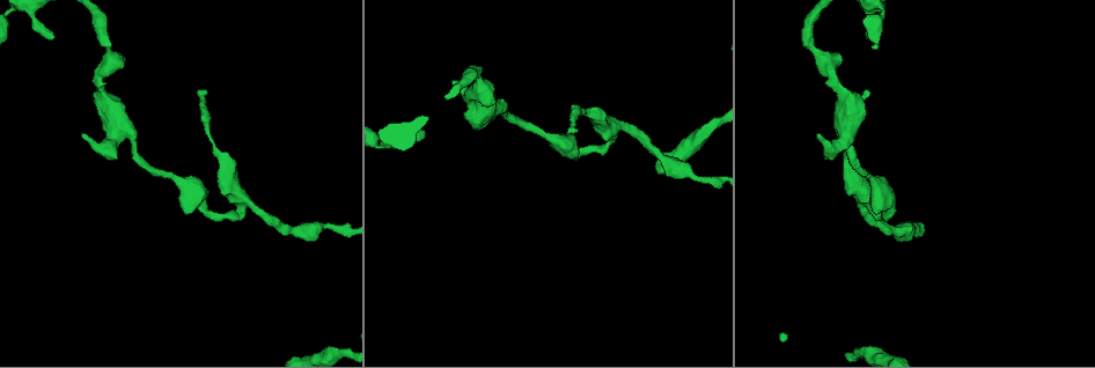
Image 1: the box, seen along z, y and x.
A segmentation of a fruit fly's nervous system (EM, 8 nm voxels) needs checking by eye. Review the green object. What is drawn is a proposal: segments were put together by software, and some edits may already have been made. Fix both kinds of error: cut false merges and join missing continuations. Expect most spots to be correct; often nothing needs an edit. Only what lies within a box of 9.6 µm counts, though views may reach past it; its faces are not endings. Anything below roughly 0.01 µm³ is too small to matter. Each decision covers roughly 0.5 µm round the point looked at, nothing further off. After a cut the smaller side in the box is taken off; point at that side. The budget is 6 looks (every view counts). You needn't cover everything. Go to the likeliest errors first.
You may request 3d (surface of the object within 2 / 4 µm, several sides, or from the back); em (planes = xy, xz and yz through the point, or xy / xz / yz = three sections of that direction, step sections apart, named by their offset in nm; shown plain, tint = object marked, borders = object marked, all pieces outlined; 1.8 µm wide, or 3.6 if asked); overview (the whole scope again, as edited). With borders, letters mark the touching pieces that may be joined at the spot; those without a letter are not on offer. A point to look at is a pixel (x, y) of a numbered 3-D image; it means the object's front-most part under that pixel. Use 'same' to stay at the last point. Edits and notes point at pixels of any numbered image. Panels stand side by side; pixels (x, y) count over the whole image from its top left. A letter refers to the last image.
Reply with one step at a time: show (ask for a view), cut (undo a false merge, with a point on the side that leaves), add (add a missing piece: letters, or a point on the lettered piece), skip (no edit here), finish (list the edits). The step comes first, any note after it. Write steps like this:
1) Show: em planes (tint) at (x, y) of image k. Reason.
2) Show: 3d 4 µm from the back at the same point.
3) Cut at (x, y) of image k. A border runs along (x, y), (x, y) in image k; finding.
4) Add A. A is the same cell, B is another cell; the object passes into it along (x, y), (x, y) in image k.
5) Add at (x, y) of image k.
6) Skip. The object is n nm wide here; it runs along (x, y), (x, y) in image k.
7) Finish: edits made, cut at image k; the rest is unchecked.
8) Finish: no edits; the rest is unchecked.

Show: em 3.6 µm xy step 16 (borders) at (424, 132) of image 1. An open end.

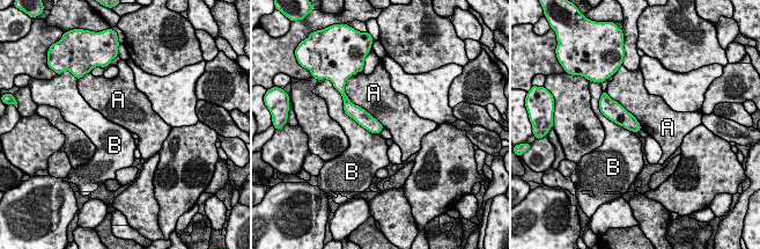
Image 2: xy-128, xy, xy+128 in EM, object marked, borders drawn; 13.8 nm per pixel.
Skip. The object is 160 nm wide here; A and B are other cells; a border runs along (351, 101), (368, 111), (384, 127) in image 2; none of them fits.

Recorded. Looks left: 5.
Show: em 3.6 µm yz step 8 (borders) at (867, 91) of image 1. Free end.

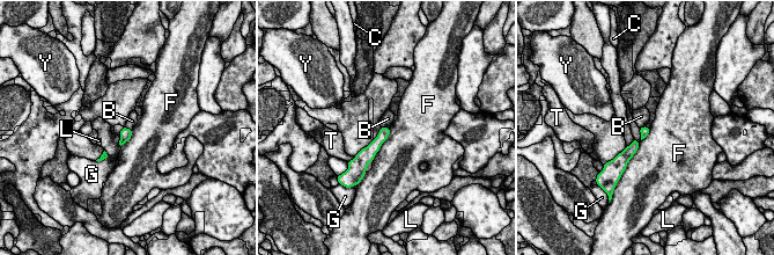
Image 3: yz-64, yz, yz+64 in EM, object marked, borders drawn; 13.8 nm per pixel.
Show: em 3.6 µm planes (borders) at the same point.

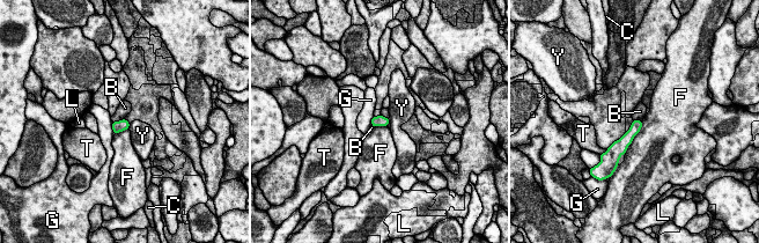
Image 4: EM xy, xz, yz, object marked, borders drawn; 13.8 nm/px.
Skip. The object is 160 nm wide here; B, C, F, G, L, T and Y are other cells; a border runs along (124, 118), (112, 122) in image 4; none of them fits.

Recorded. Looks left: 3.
Show: em planes (borders) at (917, 229) of image 1. Calibre changes.

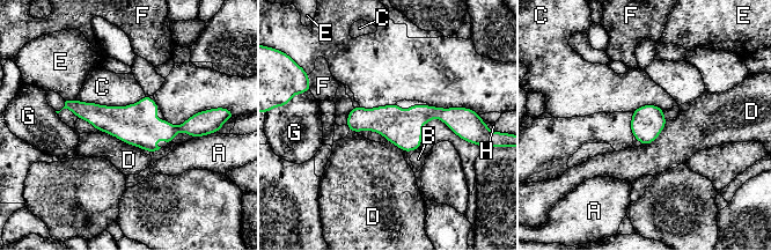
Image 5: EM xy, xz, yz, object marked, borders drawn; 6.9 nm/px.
Skip. The longest contact is with C, 480 nm; A, B, C, D, E, F, G and H are other cells; a border runs along (96, 128), (149, 153) in image 5; one neuron here.

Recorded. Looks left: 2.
Finish: no edits; the rest is unchecked.

